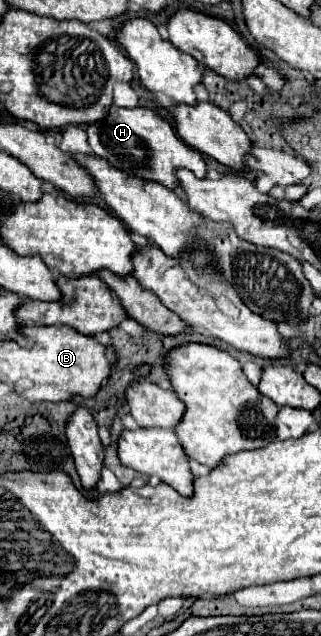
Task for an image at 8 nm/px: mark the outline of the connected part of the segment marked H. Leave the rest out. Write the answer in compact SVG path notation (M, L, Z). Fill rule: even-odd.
M111 106L105 120L93 122L87 126L87 136L89 136L89 146L93 148L95 156L105 158L113 168L117 168L117 170L127 168L123 172L133 174L141 180L159 182L171 190L175 190L179 186L177 176L175 176L175 170L179 170L179 168L187 168L199 178L205 178L205 174L207 174L203 156L197 150L193 150L191 146L187 146L175 134L173 126L151 108L137 106L137 108L127 110L127 108ZM137 162L145 162L145 164L139 168Z

